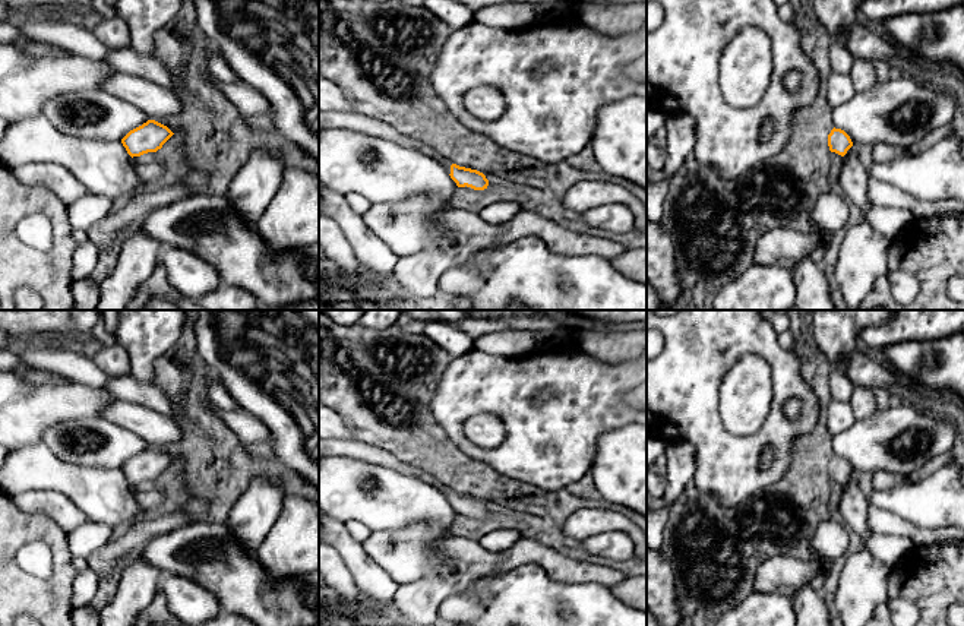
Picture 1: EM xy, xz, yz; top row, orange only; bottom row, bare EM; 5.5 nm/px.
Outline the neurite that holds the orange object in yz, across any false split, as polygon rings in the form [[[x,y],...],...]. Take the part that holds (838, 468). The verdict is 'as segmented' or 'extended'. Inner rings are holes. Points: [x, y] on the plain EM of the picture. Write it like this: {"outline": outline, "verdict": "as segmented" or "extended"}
{"outline": [[[832,456],[828,462],[829,474],[829,502],[828,502],[828,519],[843,522],[840,513],[841,489],[847,478],[853,474],[850,464],[841,456]]], "verdict": "extended"}

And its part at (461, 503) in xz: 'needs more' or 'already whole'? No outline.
needs more

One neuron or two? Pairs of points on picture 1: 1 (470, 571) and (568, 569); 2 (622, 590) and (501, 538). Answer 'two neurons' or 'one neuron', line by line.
1: one neuron
2: two neurons

